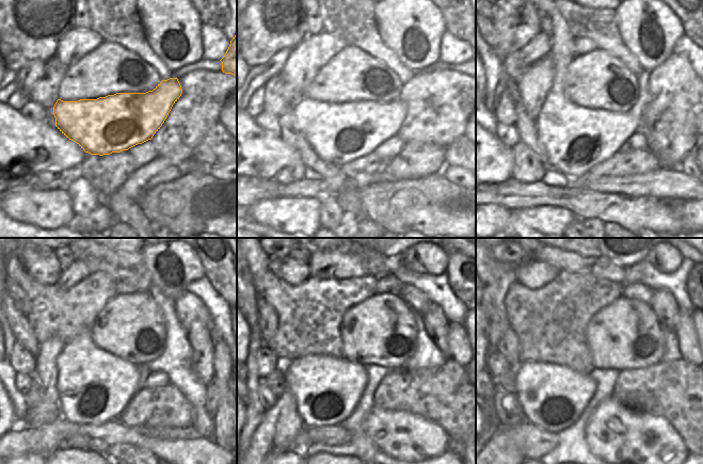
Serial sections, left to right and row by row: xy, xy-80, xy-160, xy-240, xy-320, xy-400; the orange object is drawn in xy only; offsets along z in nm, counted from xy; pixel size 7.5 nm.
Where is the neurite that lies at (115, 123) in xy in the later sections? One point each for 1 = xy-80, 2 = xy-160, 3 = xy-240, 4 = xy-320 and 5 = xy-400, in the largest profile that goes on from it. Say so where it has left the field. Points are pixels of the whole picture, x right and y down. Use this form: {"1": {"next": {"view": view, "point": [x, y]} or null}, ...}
{"1": {"next": {"view": "xy-80", "point": [338, 133]}}, "2": {"next": {"view": "xy-160", "point": [575, 139]}}, "3": {"next": {"view": "xy-240", "point": [94, 386]}}, "4": {"next": {"view": "xy-320", "point": [326, 389]}}, "5": {"next": {"view": "xy-400", "point": [553, 397]}}}

